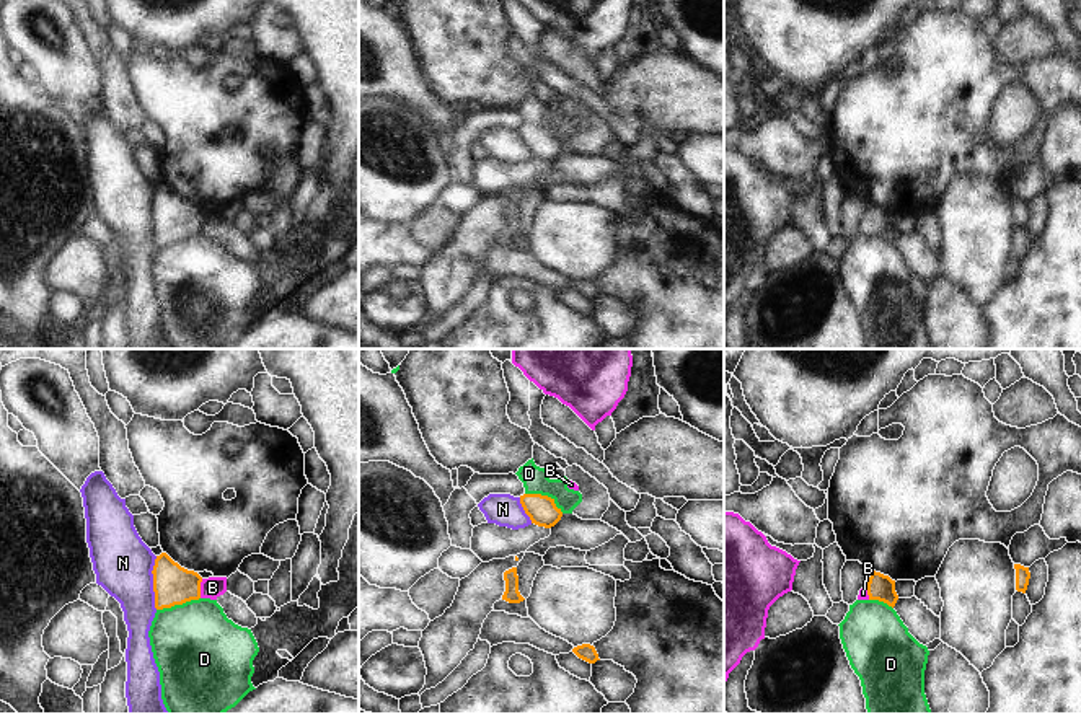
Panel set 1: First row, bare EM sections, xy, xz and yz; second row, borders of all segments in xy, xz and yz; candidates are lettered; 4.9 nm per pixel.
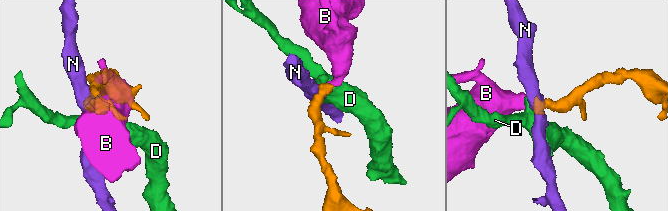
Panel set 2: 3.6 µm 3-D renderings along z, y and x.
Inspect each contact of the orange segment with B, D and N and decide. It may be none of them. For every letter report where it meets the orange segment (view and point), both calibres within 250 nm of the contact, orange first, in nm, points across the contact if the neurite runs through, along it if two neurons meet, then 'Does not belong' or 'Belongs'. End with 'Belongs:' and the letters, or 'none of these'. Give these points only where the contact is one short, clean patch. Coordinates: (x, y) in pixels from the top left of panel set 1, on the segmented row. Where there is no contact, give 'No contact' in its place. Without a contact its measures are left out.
B: Touches orange at xy (199, 589). Thickness 190 nm (orange) against 110 nm. Path across: xy (173, 584), (199, 589), (212, 587). Belongs
D: Touches orange at xz (545, 496). Thickness 140 nm (orange) against 130 nm. Boundary: xz (525, 493), (547, 494), (563, 512). Does not belong
N: Touches orange at xy (154, 582). Thickness 190 nm (orange) against 300 nm. Boundary: xy (157, 556), (152, 566), (155, 608). Does not belong
Belongs: B.

